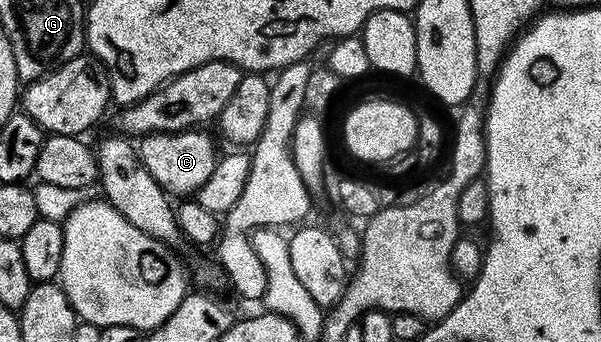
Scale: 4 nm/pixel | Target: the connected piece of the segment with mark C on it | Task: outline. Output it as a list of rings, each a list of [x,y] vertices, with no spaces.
[[[207,131],[154,132],[139,141],[141,162],[146,166],[146,170],[150,170],[154,182],[158,182],[158,186],[162,186],[169,197],[195,197],[210,178],[210,174],[214,174],[218,151],[216,152],[211,138],[204,132]]]

